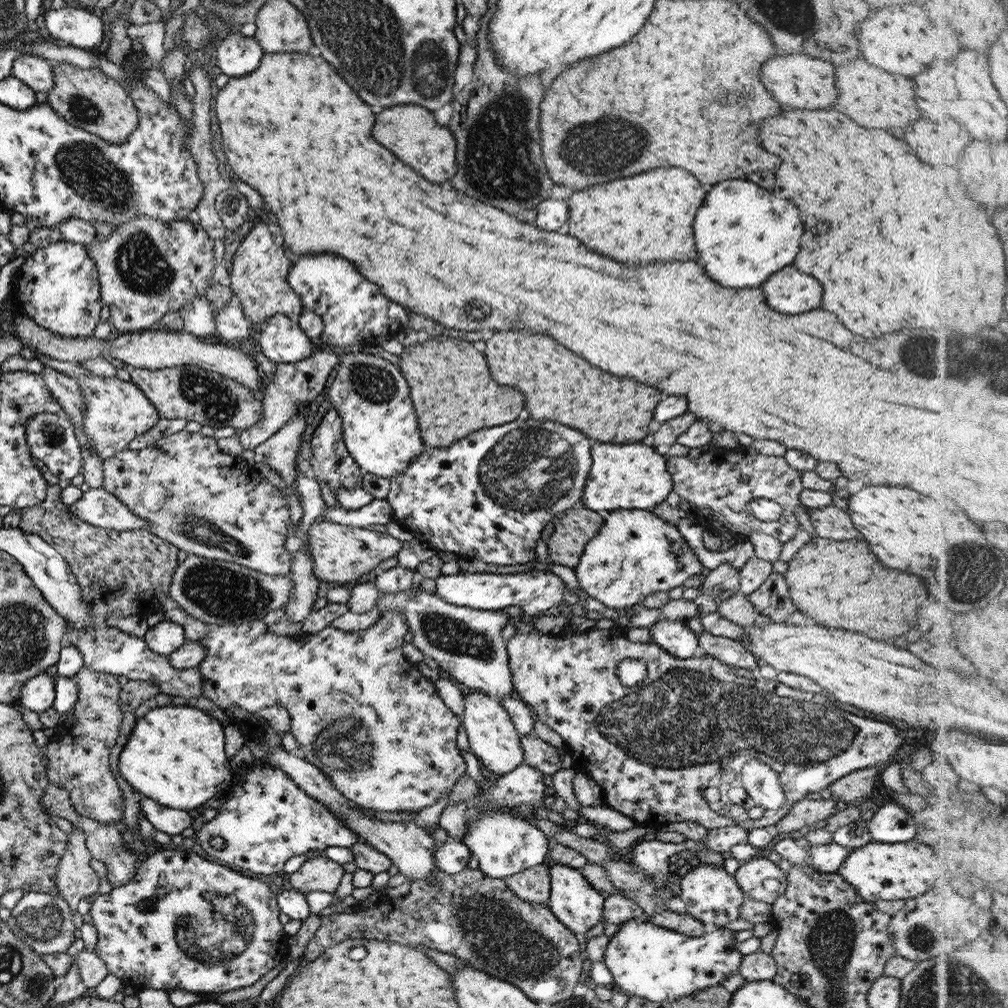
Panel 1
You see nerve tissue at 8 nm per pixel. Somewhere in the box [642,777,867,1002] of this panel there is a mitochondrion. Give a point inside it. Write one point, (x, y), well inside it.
(820, 929)

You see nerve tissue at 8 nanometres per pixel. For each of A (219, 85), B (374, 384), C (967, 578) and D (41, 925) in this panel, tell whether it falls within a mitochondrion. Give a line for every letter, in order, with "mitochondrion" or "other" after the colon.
A: other
B: mitochondrion
C: mitochondrion
D: mitochondrion

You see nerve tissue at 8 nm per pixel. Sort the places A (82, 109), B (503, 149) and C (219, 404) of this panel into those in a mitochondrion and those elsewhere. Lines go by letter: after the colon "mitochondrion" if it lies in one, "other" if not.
A: mitochondrion
B: mitochondrion
C: mitochondrion

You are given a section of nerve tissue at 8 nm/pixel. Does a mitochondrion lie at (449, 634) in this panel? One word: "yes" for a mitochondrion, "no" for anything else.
yes

